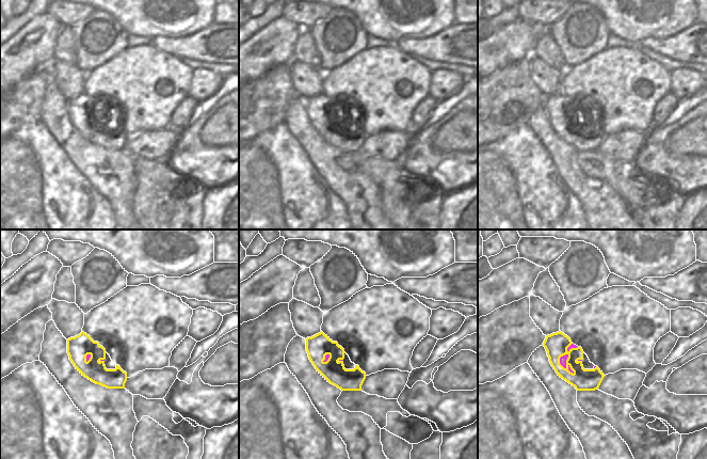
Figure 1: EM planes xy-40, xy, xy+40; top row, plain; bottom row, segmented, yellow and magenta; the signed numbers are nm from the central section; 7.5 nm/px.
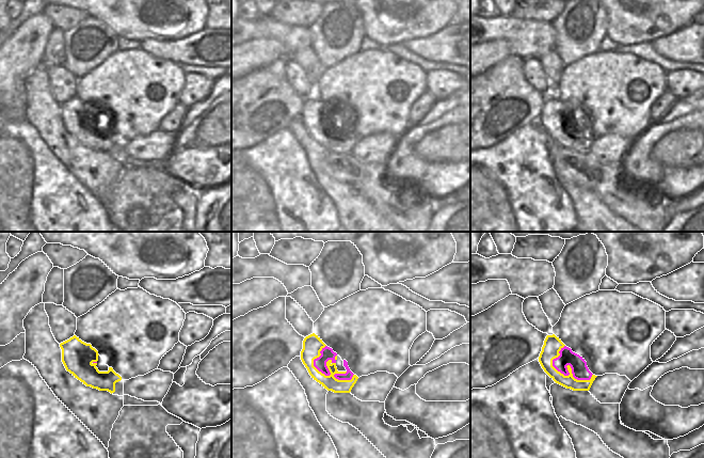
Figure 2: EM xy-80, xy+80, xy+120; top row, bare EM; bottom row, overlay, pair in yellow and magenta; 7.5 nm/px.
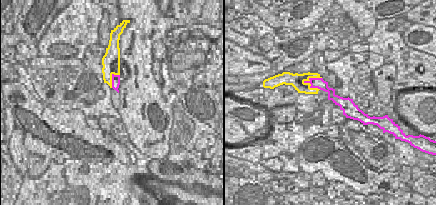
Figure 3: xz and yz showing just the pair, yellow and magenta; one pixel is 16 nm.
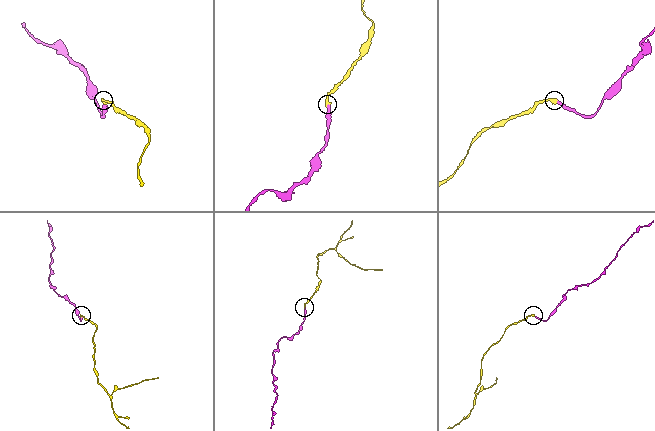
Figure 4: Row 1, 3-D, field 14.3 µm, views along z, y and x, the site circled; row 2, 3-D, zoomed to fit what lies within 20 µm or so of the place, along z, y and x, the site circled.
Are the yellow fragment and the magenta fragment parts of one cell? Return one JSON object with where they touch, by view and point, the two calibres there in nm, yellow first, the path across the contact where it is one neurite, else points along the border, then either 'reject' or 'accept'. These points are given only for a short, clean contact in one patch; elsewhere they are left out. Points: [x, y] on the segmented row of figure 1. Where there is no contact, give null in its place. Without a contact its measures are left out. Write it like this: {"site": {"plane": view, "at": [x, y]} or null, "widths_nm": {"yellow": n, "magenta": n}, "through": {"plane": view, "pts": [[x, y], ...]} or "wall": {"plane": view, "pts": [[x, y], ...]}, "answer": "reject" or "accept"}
{"site": {"plane": "xy+40", "at": [566, 364]}, "widths_nm": {"yellow": 170, "magenta": 50}, "answer": "accept"}

